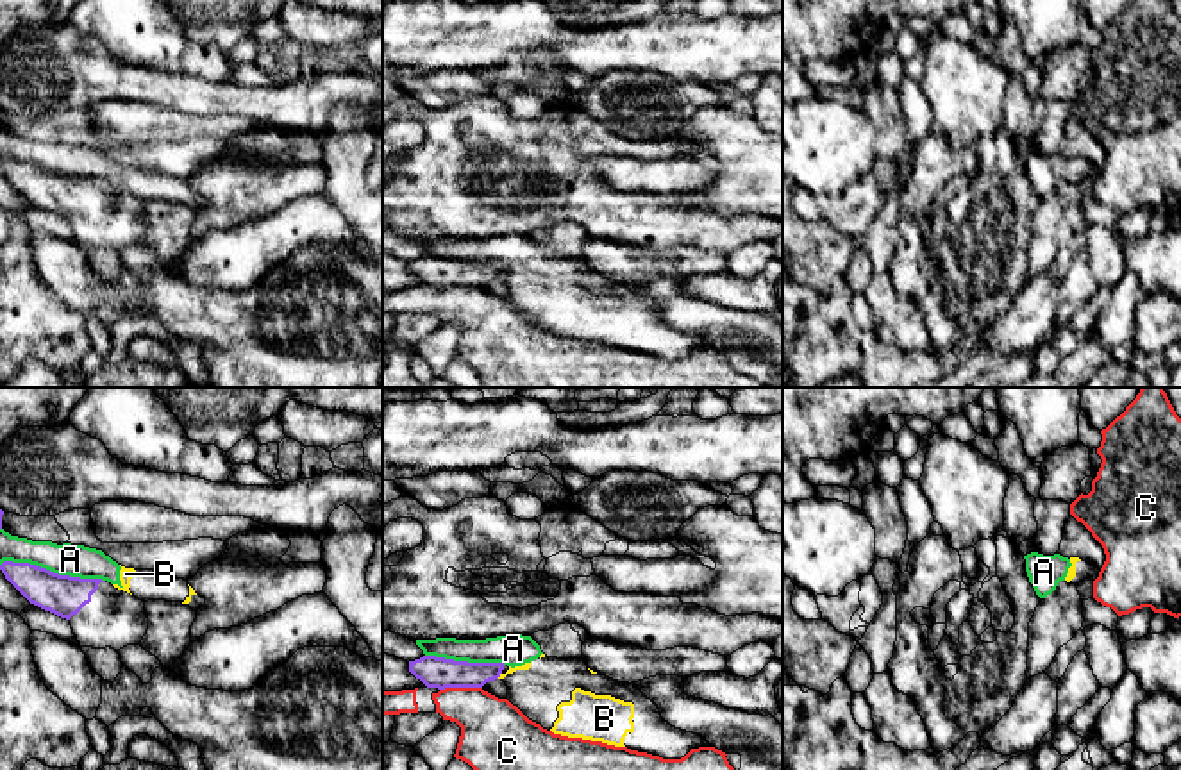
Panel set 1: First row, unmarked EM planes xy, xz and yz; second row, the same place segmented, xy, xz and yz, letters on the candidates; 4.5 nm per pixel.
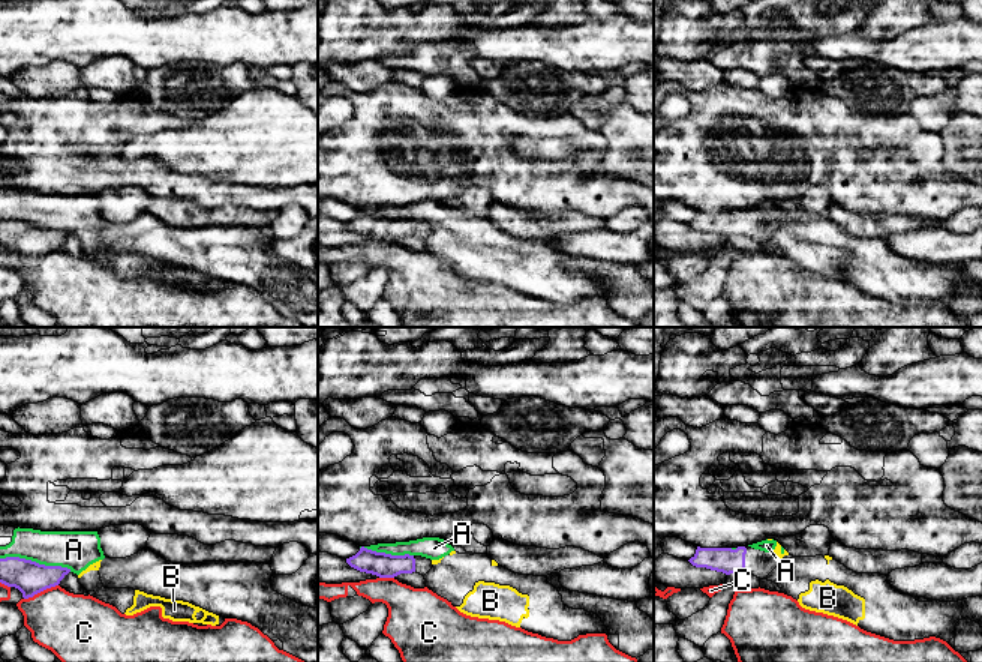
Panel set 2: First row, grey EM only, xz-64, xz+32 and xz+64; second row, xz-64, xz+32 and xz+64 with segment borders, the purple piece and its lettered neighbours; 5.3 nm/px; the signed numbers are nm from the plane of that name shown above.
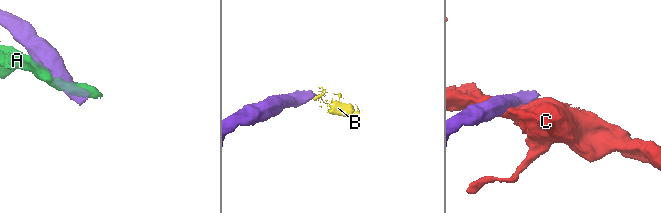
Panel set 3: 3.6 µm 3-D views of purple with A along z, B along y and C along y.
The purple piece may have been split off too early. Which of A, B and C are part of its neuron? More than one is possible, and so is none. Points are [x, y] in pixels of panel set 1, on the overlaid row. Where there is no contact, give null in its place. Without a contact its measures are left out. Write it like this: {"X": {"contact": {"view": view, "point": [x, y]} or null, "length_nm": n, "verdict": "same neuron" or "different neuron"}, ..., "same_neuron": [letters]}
{"A": {"contact": {"view": "xy", "point": [52, 572]}, "length_nm": 480, "verdict": "different neuron"}, "B": {"contact": {"view": "xz", "point": [499, 676]}, "length_nm": 40, "verdict": "different neuron"}, "C": {"contact": {"view": "xz", "point": [460, 686]}, "length_nm": 190, "verdict": "different neuron"}, "same_neuron": []}

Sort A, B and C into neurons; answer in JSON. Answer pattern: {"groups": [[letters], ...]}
{"groups": [["A", "B"], ["C"]]}

